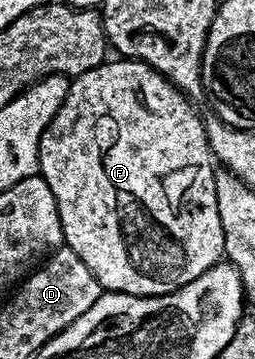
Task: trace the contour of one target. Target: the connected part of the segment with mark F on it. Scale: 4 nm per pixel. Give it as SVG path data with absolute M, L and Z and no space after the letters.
M124 57L100 63L95 69L76 76L69 84L69 92L53 120L45 126L39 141L37 165L41 178L47 181L57 202L61 218L61 232L65 238L64 246L69 247L91 269L97 284L106 292L118 291L124 295L169 295L183 285L195 281L207 269L222 262L225 253L223 225L219 222L219 205L215 197L215 160L209 147L205 132L205 119L197 116L197 111L189 96L176 87L166 75L160 75L151 65L137 59Z

